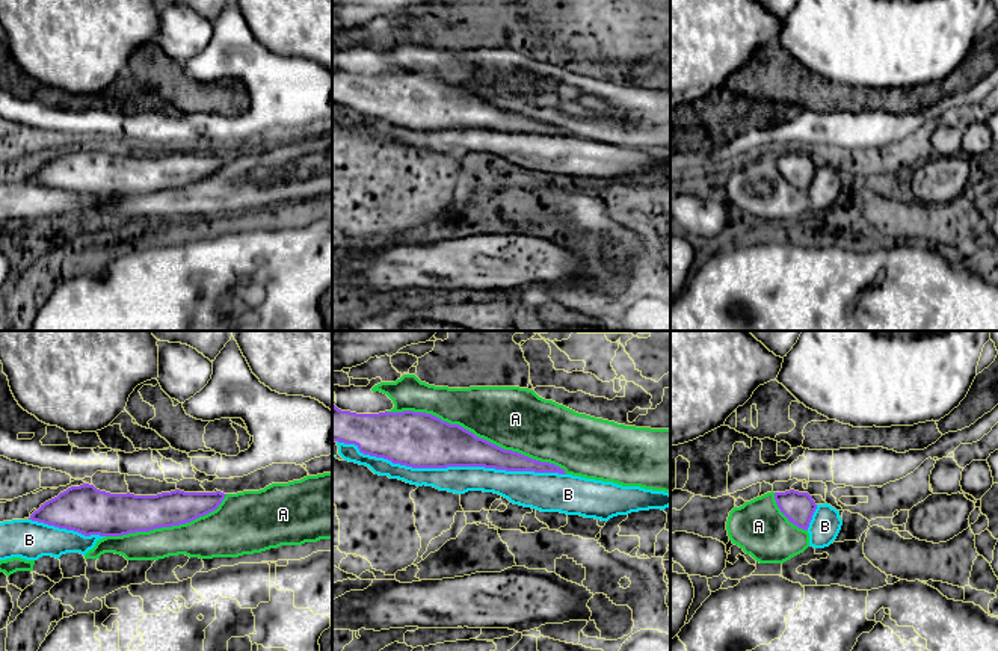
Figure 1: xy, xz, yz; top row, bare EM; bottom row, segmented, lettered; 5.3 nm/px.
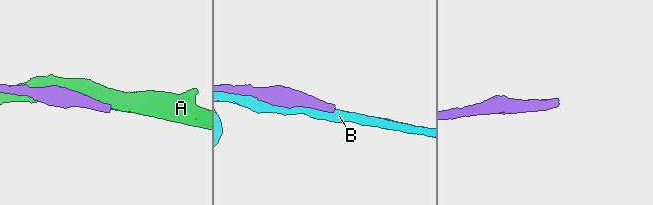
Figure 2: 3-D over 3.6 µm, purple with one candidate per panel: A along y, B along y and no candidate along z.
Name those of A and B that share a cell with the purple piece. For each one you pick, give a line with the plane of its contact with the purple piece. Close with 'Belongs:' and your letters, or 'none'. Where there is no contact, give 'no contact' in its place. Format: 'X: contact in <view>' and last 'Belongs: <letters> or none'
Belongs: none

